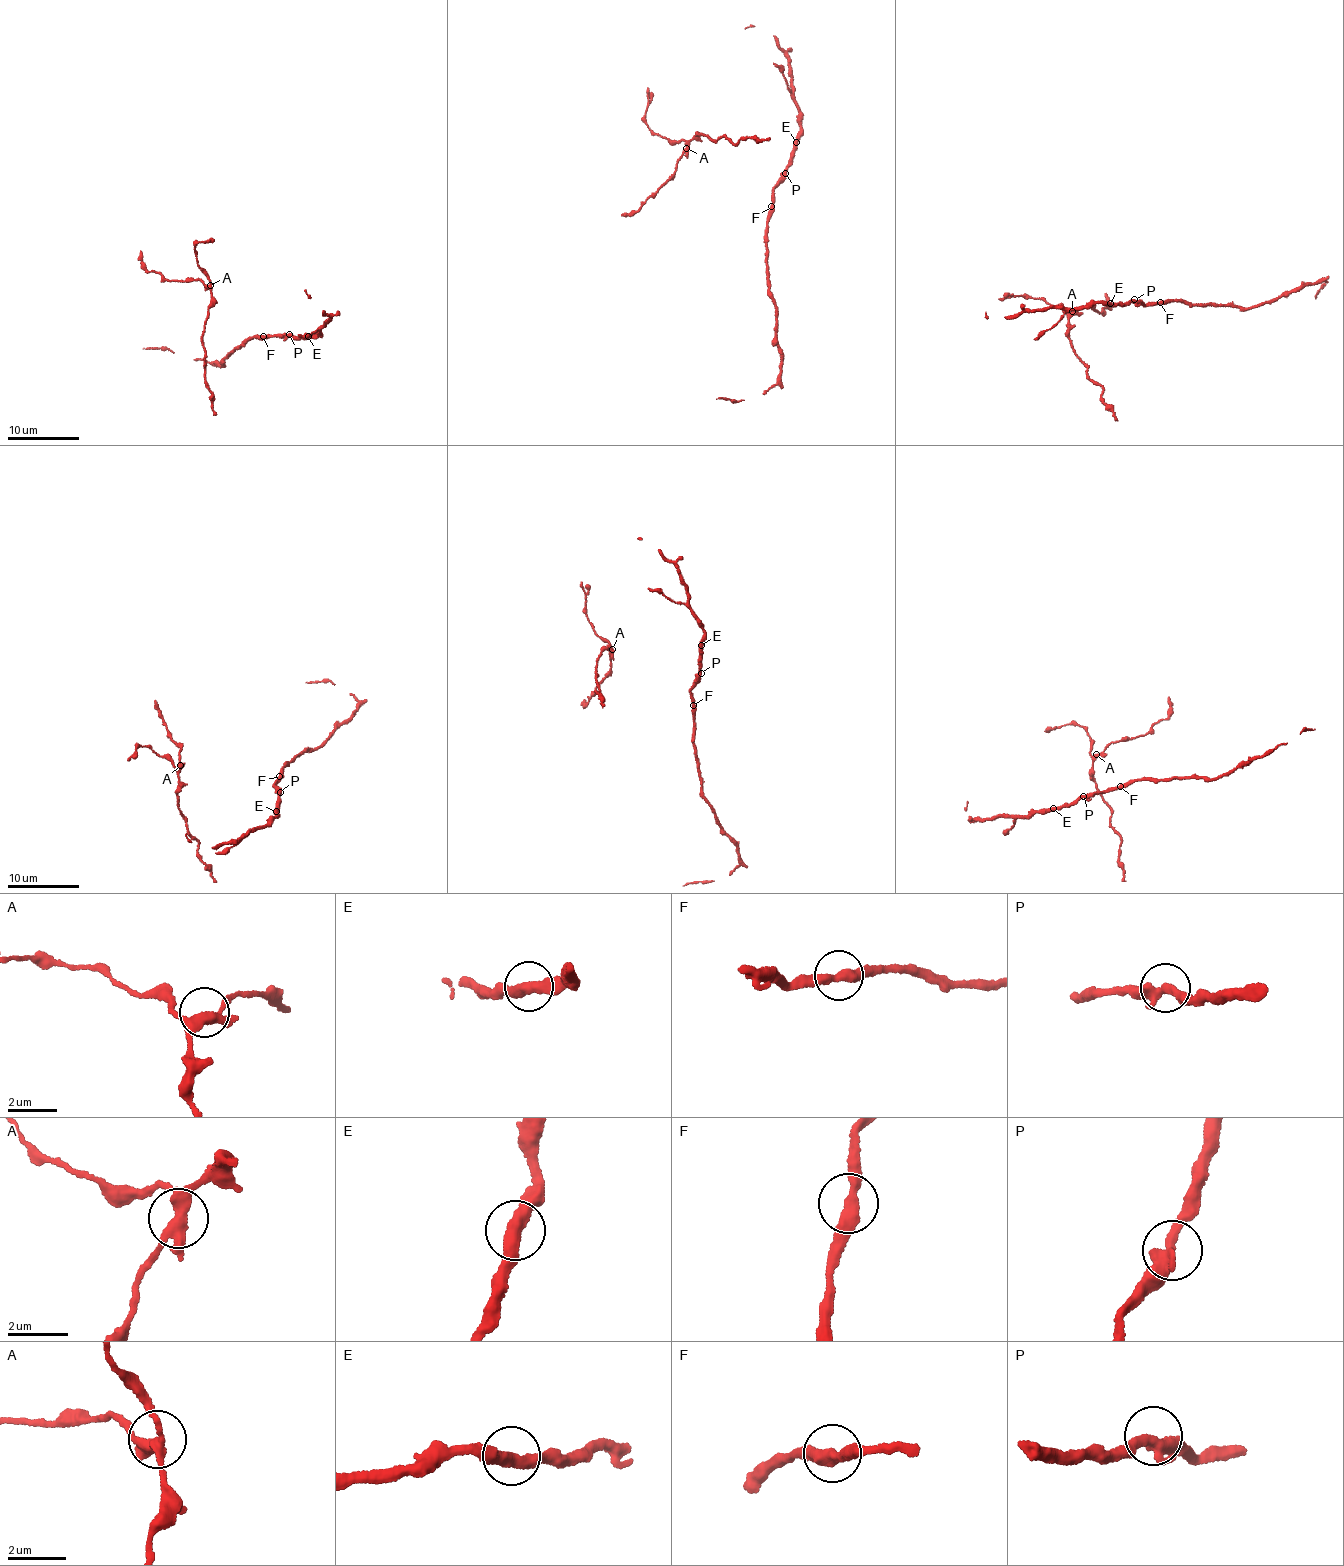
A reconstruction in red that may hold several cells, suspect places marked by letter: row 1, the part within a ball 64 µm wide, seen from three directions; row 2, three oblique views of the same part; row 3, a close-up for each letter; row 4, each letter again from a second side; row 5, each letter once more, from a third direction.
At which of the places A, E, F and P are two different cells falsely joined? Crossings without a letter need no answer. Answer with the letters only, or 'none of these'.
none of these

